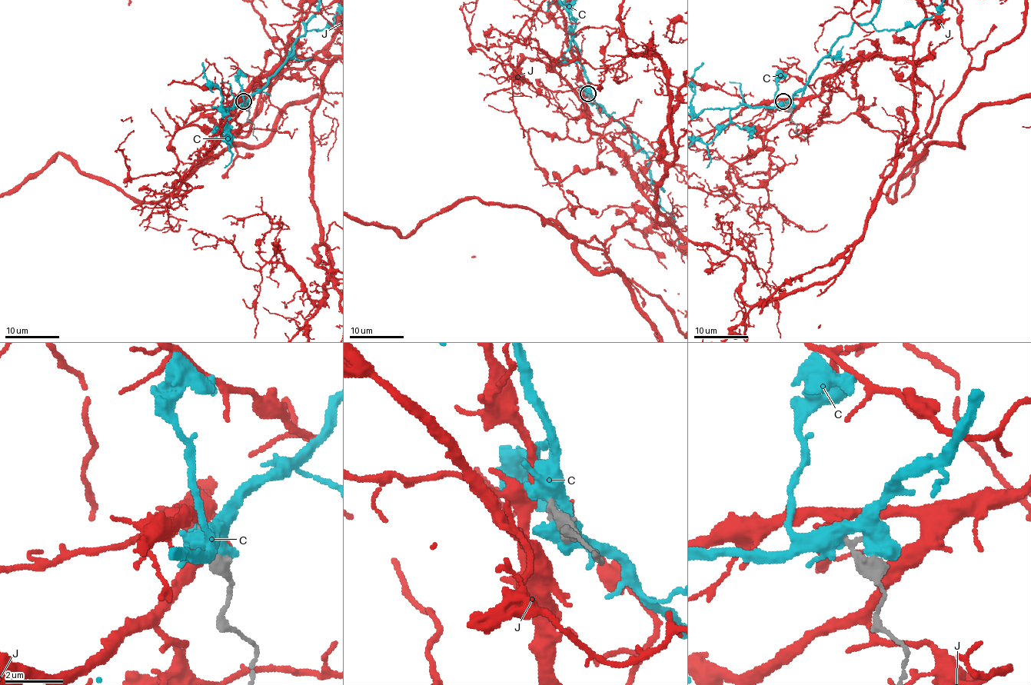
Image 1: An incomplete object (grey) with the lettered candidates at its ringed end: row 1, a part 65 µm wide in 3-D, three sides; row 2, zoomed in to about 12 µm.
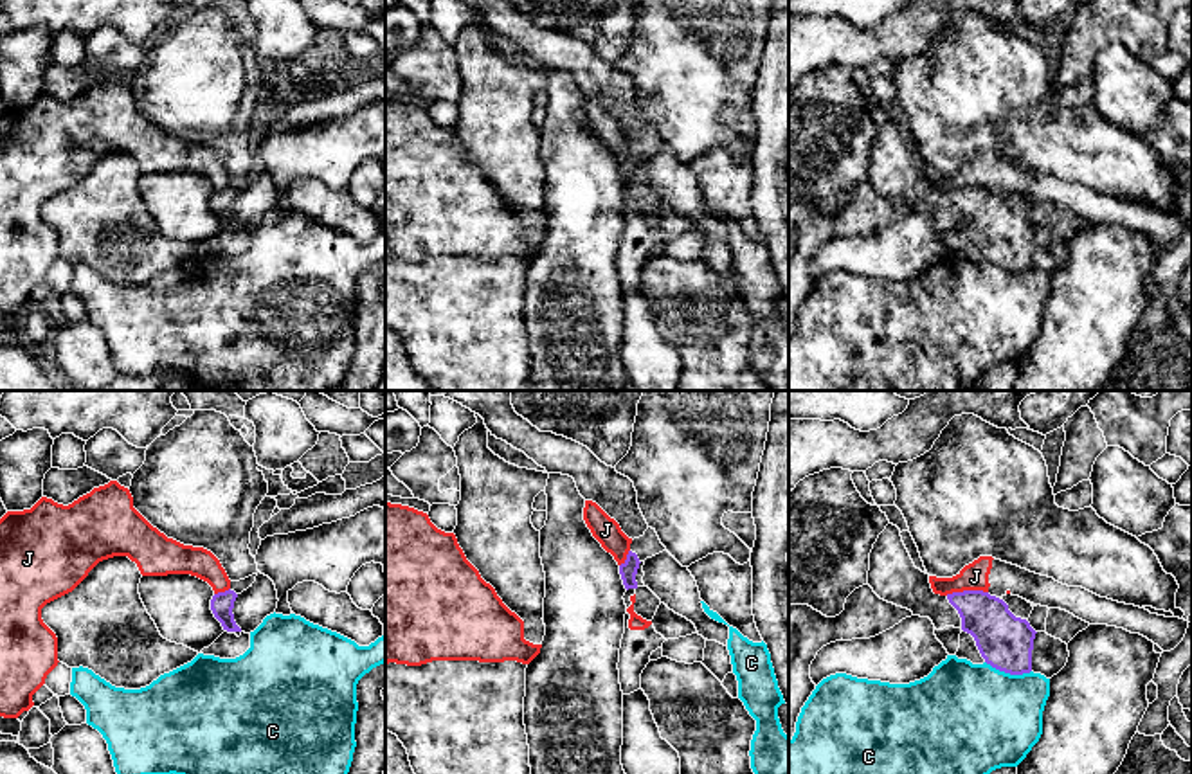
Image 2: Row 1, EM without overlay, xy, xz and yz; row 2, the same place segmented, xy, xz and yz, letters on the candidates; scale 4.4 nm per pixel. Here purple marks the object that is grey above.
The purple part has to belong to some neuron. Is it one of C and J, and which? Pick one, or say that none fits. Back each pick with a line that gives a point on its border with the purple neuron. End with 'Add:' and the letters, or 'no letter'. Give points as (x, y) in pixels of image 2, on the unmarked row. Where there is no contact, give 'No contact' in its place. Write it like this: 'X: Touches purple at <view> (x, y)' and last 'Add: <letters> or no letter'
Add: no letter

